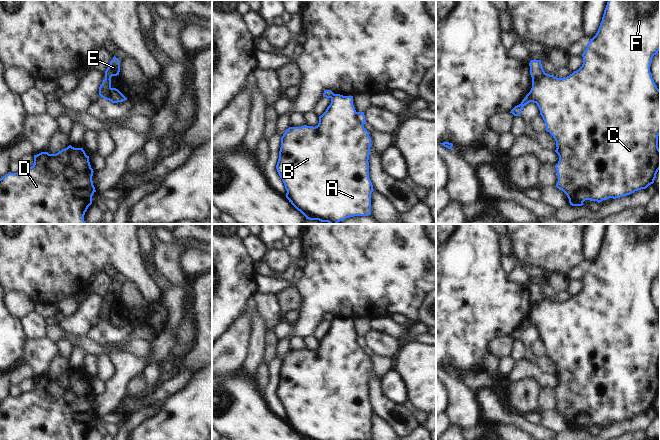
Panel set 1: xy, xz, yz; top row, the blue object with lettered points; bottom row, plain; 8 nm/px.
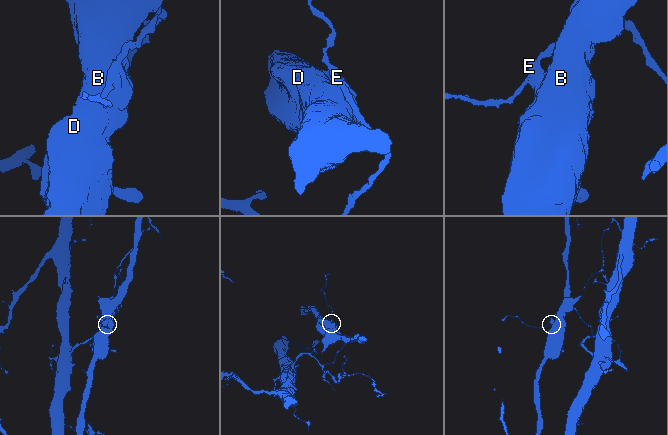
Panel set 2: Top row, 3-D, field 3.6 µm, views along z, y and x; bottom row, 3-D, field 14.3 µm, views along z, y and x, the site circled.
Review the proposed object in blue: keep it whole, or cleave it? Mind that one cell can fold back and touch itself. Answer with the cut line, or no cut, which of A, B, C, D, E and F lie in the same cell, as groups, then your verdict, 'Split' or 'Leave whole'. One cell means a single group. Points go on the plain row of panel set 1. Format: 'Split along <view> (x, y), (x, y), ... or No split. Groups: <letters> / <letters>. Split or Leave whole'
Split along xz (355, 336), (355, 342), (362, 348). Groups: A B C D F / E. Split

